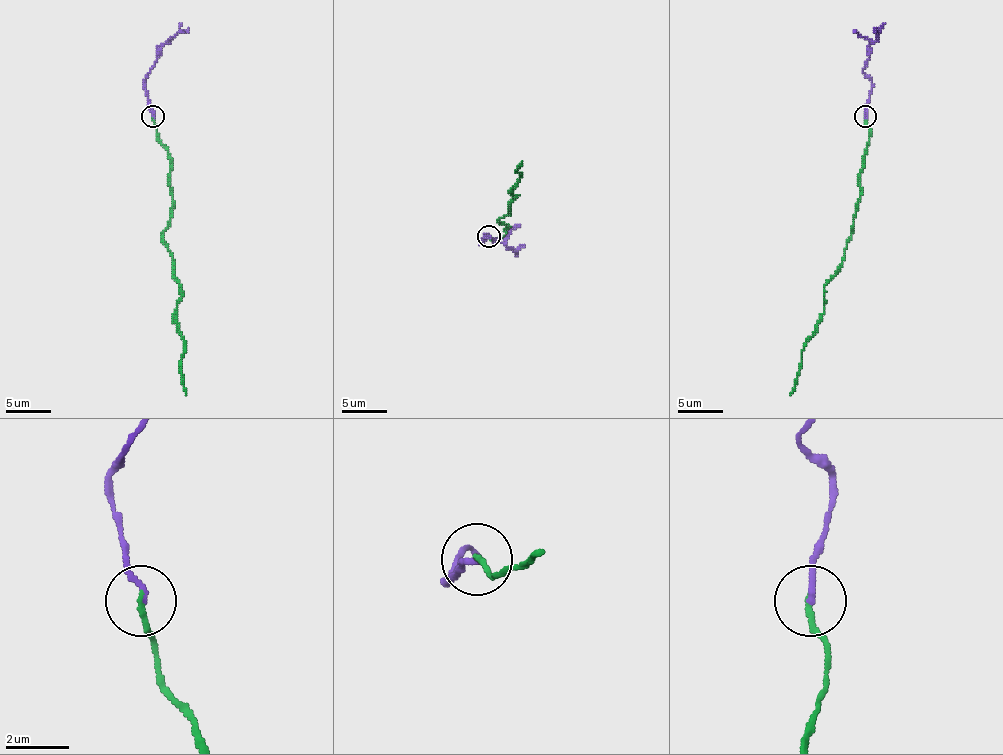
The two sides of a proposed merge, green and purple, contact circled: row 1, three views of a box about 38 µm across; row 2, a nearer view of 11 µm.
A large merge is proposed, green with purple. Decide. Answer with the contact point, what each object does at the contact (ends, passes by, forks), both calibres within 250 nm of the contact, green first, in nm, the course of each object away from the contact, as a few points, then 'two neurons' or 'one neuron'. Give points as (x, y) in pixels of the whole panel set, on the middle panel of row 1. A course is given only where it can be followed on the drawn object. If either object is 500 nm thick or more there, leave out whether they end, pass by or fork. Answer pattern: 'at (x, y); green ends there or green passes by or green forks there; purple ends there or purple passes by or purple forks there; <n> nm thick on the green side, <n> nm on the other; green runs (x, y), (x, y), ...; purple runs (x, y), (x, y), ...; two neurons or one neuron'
at (489, 236); green ends there; purple ends there; 170 nm thick on the green side, 180 nm on the other; green runs (488, 236), (492, 240), (508, 231), (499, 222), (517, 195), (513, 193), (522, 161); purple runs (488, 236), (481, 242), (486, 233), (492, 240), (515, 249), (524, 245); two neurons

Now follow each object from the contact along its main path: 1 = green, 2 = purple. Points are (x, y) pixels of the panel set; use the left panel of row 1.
1: (152, 116), (156, 140), (168, 152), (172, 217), (163, 240), (181, 287), (177, 321), (186, 395)
2: (152, 116), (145, 75), (156, 52), (188, 28)

